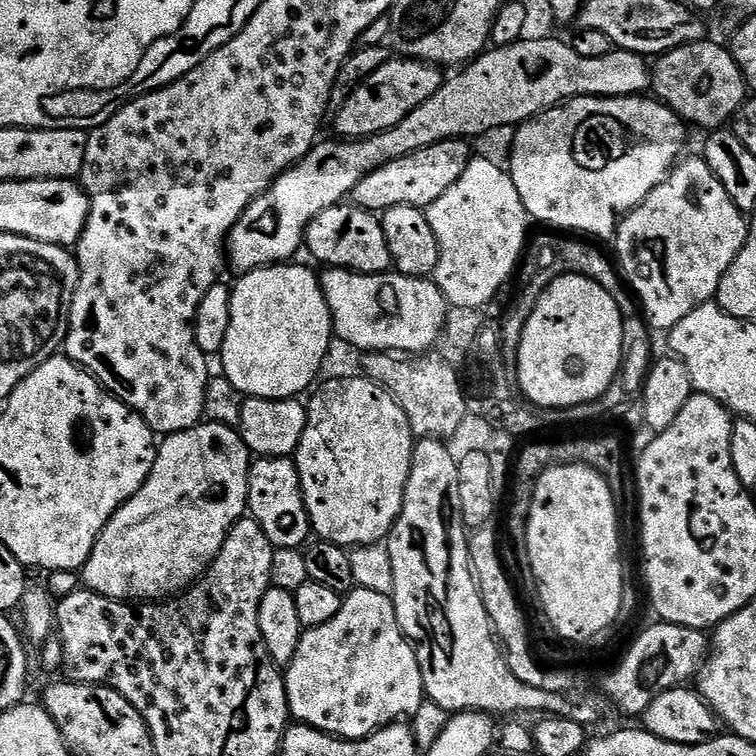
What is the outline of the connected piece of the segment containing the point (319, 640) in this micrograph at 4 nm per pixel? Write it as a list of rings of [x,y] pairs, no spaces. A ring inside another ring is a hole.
[[[353,587],[344,596],[342,610],[338,610],[338,614],[334,614],[334,618],[330,618],[330,622],[322,622],[322,626],[307,629],[301,635],[298,642],[298,650],[294,650],[294,658],[286,665],[284,685],[286,686],[286,694],[288,695],[288,710],[293,721],[308,724],[311,728],[316,728],[320,732],[329,732],[332,736],[339,736],[342,740],[361,740],[369,736],[372,732],[376,732],[380,728],[385,728],[387,724],[394,724],[403,721],[405,718],[411,718],[414,714],[418,714],[418,706],[422,706],[422,702],[426,699],[424,695],[424,683],[422,682],[422,670],[418,666],[416,649],[412,641],[400,629],[398,614],[396,613],[396,607],[391,596],[374,594],[374,590],[357,587]]]

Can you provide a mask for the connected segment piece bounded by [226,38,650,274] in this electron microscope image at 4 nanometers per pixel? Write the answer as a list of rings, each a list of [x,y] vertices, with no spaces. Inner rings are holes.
[[[525,38],[519,40],[516,44],[511,44],[505,48],[489,47],[487,50],[480,53],[475,60],[471,61],[467,66],[461,67],[457,76],[449,75],[445,79],[444,84],[430,98],[426,98],[426,102],[422,102],[422,106],[418,106],[414,110],[410,110],[410,114],[406,118],[402,118],[402,122],[398,122],[398,126],[390,126],[390,130],[379,132],[373,136],[362,136],[359,138],[335,138],[336,140],[324,140],[312,145],[310,151],[305,154],[297,164],[287,168],[281,176],[277,176],[276,181],[265,190],[261,196],[256,196],[250,202],[250,206],[246,206],[246,210],[242,214],[242,218],[238,220],[231,232],[228,233],[226,241],[226,260],[229,265],[233,264],[237,268],[237,273],[243,274],[253,272],[256,268],[267,268],[270,264],[282,264],[293,259],[292,256],[296,251],[301,251],[302,245],[306,240],[306,233],[310,222],[314,218],[318,218],[318,214],[322,214],[322,210],[326,210],[335,204],[343,204],[351,197],[354,186],[358,186],[358,182],[366,174],[370,174],[374,170],[378,170],[378,166],[386,166],[386,162],[394,162],[394,158],[402,158],[406,154],[414,154],[414,150],[426,150],[426,146],[434,146],[443,140],[459,140],[461,138],[473,138],[472,136],[484,136],[487,132],[492,132],[495,128],[508,128],[519,126],[525,120],[531,120],[533,116],[540,115],[548,108],[555,108],[557,104],[563,104],[566,100],[574,100],[578,96],[634,96],[644,94],[650,88],[650,64],[643,56],[637,56],[635,52],[626,52],[623,50],[613,50],[610,54],[606,54],[606,58],[582,58],[572,49],[571,43],[560,40],[531,40]]]

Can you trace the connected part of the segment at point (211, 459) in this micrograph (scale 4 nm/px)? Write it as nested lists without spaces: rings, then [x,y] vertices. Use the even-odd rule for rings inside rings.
[[[201,422],[190,430],[175,432],[172,436],[163,437],[159,441],[156,450],[156,461],[154,470],[146,478],[142,485],[133,496],[130,497],[118,511],[106,522],[90,558],[85,562],[82,575],[84,575],[83,587],[90,592],[96,592],[99,596],[105,596],[111,600],[123,600],[125,602],[164,602],[169,598],[189,589],[201,576],[208,570],[208,565],[212,559],[218,555],[220,548],[226,542],[228,532],[245,515],[248,507],[248,470],[250,467],[250,453],[239,431],[230,426],[222,426],[211,422]]]

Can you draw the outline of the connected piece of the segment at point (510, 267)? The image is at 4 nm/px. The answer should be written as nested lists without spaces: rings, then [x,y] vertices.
[[[477,155],[466,170],[462,170],[462,178],[458,178],[458,182],[454,182],[454,186],[450,186],[450,190],[446,190],[446,194],[442,194],[442,198],[438,198],[438,202],[431,204],[426,211],[430,230],[434,230],[434,238],[438,238],[440,247],[434,283],[440,287],[440,293],[451,307],[483,309],[483,304],[490,303],[511,276],[513,279],[530,240],[530,217],[518,194],[518,186],[514,186],[511,171]]]

